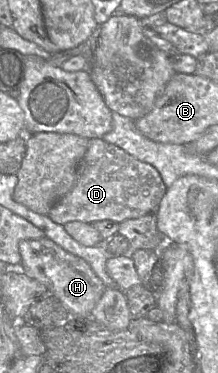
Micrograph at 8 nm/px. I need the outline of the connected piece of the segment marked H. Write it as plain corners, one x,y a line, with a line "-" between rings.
47,237
22,240
19,243
21,266
25,274
42,283
49,294
55,296
68,310
71,317
90,317
106,286
90,265

